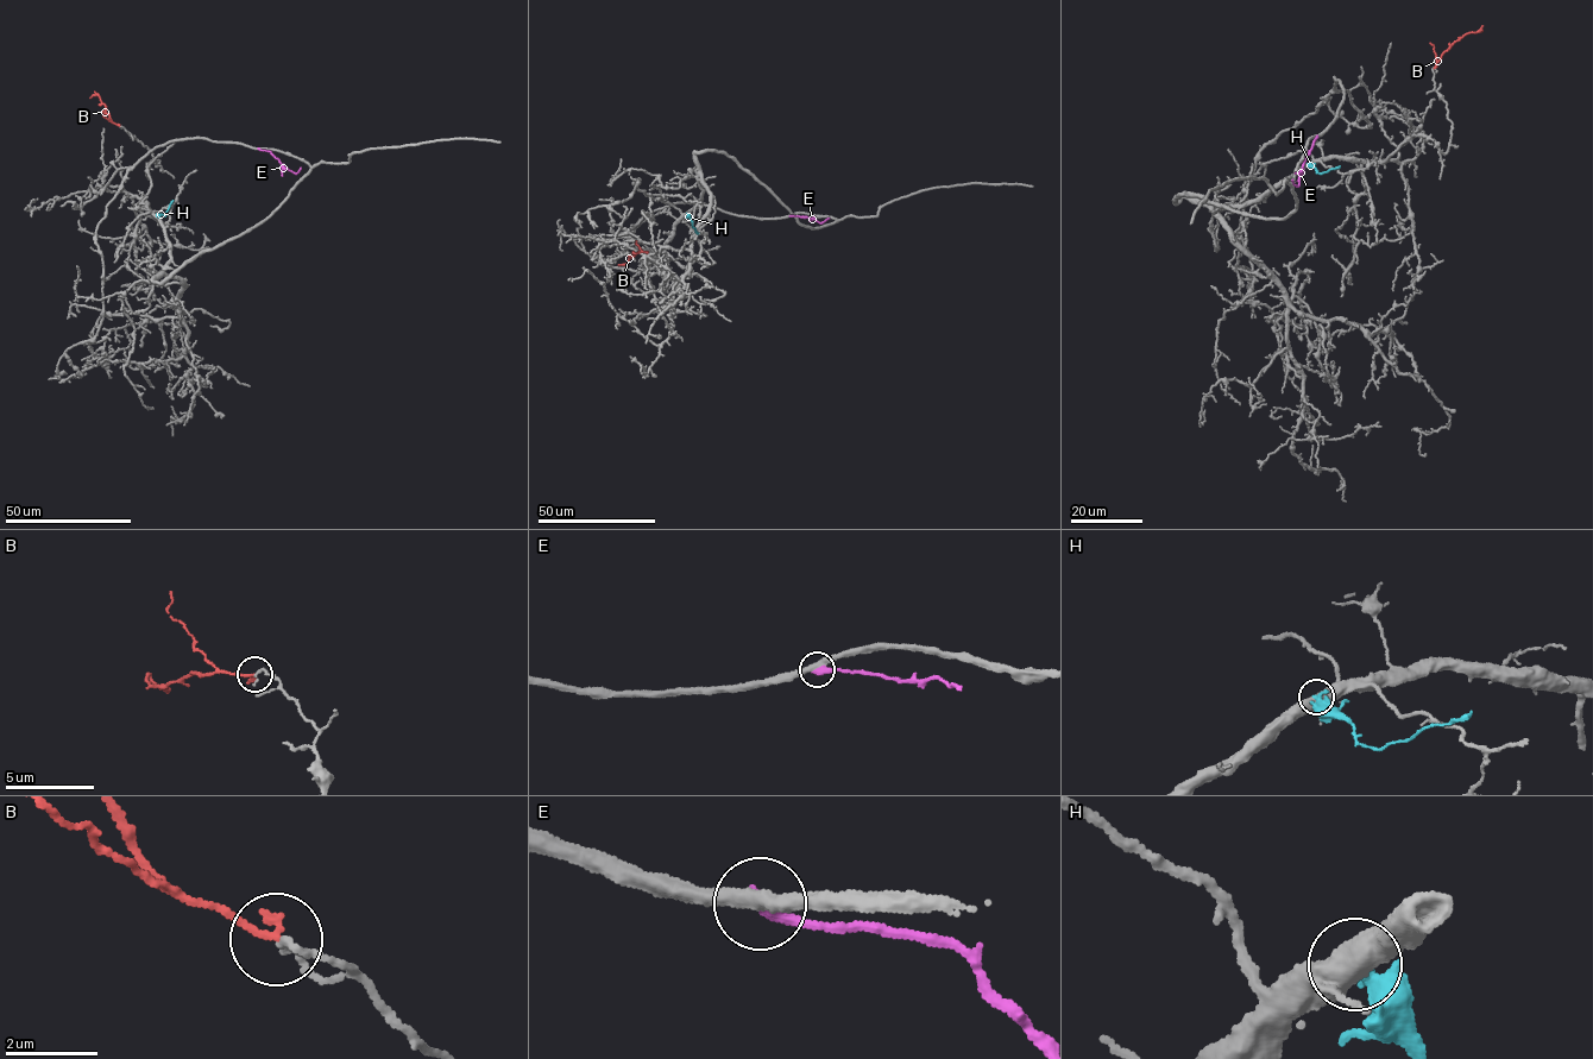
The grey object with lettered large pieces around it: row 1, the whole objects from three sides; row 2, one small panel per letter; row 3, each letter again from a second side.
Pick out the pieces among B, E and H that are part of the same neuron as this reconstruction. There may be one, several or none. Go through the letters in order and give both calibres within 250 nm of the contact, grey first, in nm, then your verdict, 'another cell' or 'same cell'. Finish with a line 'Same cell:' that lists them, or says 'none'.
B: calibres 170 and 170 nm; another cell
E: calibres 360 and 380 nm; another cell
H: calibres 440 and 420 nm; another cell
Same cell: none

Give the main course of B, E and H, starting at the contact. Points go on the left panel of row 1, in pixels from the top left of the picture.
B: (119, 125), (112, 121), (100, 96), (89, 98)
E: (258, 149), (270, 151), (295, 172), (301, 168)
H: (156, 215), (165, 215), (172, 200)

